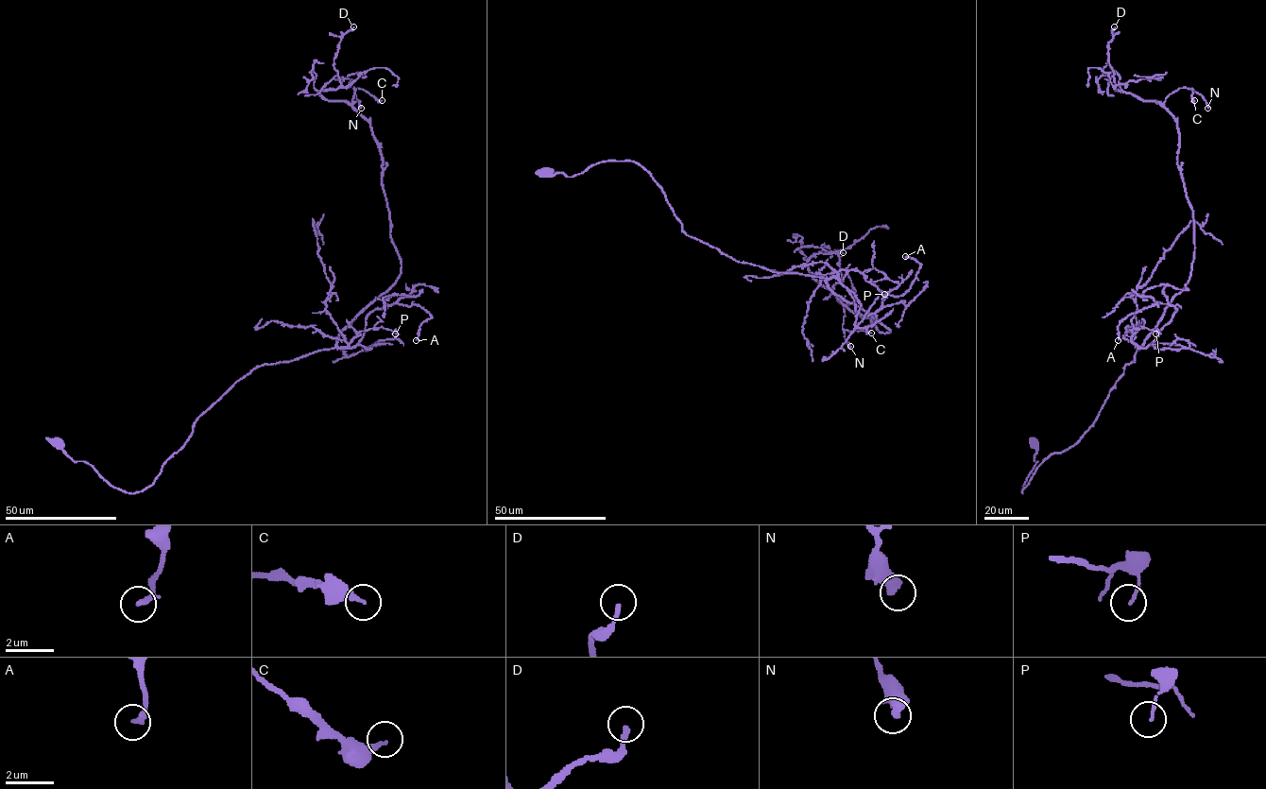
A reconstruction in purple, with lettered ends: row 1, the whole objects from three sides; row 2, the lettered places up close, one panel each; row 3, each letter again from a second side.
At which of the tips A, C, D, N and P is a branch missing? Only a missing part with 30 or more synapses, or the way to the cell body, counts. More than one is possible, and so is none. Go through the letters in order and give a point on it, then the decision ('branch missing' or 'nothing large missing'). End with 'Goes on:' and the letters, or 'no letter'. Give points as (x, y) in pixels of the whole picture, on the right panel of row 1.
A: place (1118, 340); nothing large missing
C: place (1194, 100); nothing large missing
D: place (1114, 26); nothing large missing
N: place (1207, 108); nothing large missing
P: place (1155, 334); nothing large missing
Goes on: no letter

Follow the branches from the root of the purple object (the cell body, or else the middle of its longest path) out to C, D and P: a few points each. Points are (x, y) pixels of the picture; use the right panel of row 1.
C: (1034, 443), (1038, 461), (1022, 493), (1092, 425), (1188, 282), (1193, 212), (1163, 103), (1181, 88), (1194, 100)
D: (1034, 443), (1038, 461), (1022, 493), (1092, 425), (1191, 272), (1177, 124), (1157, 102), (1115, 89), (1114, 26)
P: (1034, 443), (1038, 461), (1022, 493), (1046, 458), (1092, 425), (1139, 348), (1131, 331), (1155, 334)

